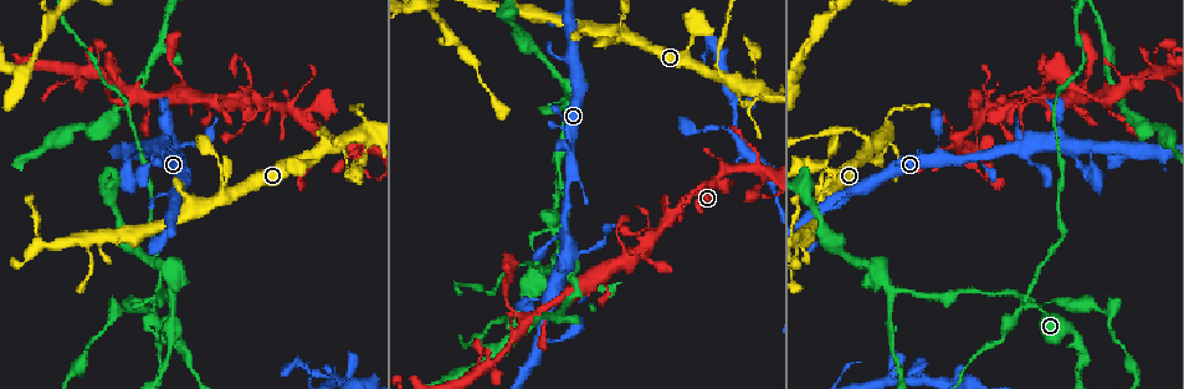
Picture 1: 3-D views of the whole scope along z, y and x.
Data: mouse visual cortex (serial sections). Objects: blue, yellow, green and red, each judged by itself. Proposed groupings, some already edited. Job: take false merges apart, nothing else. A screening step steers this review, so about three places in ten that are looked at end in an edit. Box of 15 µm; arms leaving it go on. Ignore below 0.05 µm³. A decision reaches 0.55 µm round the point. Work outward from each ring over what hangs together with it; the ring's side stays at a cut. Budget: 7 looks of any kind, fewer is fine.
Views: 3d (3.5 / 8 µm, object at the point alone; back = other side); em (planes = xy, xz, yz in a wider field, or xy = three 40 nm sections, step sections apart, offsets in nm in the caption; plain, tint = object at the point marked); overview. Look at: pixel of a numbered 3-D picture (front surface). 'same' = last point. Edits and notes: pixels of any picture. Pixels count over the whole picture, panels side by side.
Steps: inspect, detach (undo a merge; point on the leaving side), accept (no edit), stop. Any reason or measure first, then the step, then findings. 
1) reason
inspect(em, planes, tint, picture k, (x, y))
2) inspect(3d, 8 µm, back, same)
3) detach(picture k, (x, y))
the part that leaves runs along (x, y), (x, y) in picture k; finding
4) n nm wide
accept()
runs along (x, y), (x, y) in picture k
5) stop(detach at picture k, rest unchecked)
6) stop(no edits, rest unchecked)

a narrow waist
inspect(3d, 3.5 µm, picture 1, (221, 188))

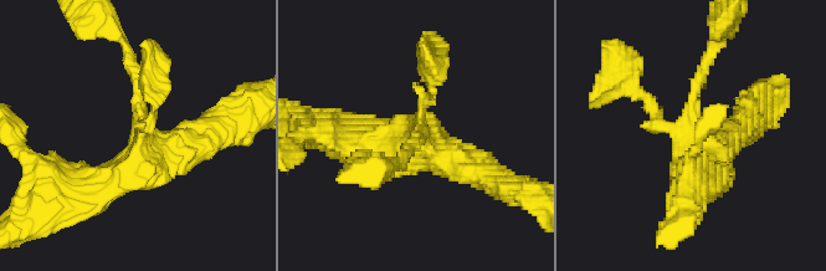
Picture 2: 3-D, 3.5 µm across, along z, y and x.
4 arms; arms of 100, 150, 400, 450 nm; need the tissue
inspect(em, xy, step 1, tint, picture 2, (144, 133))

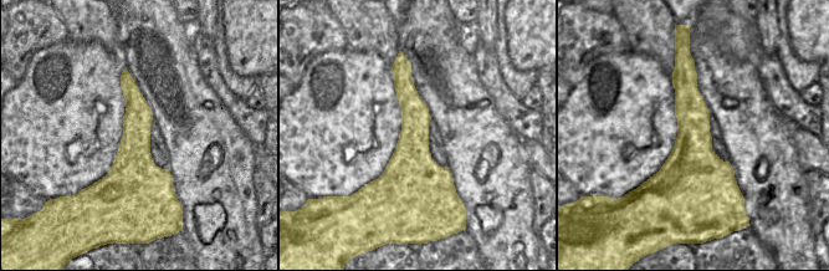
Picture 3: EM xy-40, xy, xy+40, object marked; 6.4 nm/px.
accept()
runs along (211, 131), (66, 188) in picture 2; one cell here

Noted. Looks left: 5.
thin arm on a thick one
inspect(3d, 3.5 µm, picture 1, (321, 150))

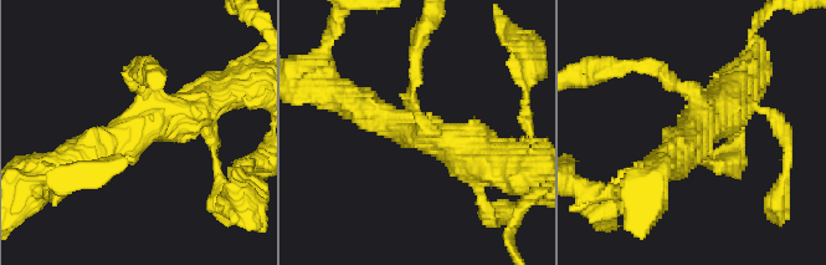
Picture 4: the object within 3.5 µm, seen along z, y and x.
inspect(em, planes, tint, picture 4, (147, 120))

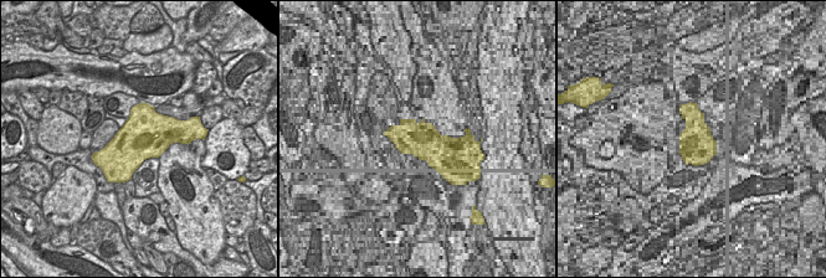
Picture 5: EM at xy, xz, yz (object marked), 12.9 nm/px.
cut it another way
inspect(em, xy, step 1, tint, same)

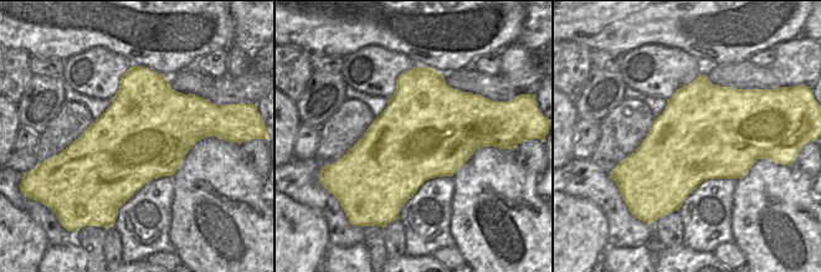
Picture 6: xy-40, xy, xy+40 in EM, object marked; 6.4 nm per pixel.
arms of 150, 400, 500 nm
detach(picture 4, (416, 69))
the part that leaves runs along (414, 108), (414, 51), (425, 25) in picture 4; a second cell is stuck on

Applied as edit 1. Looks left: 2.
stop(detach at picture 4, rest unchecked)

